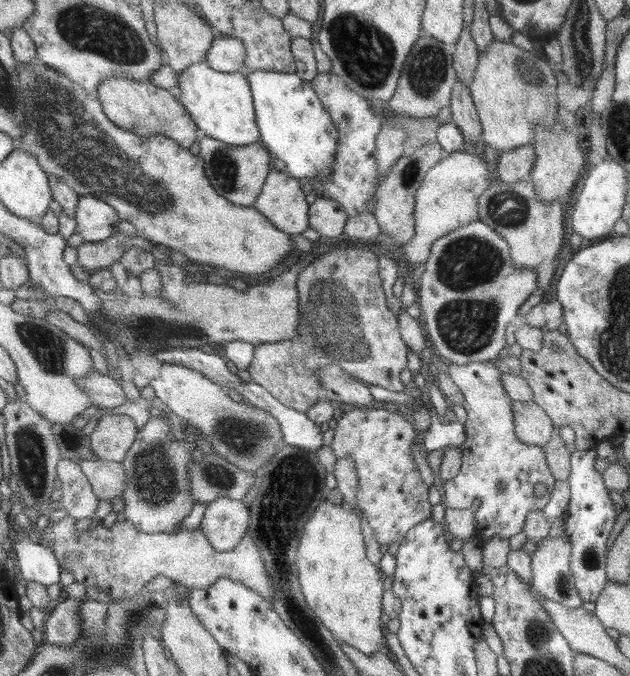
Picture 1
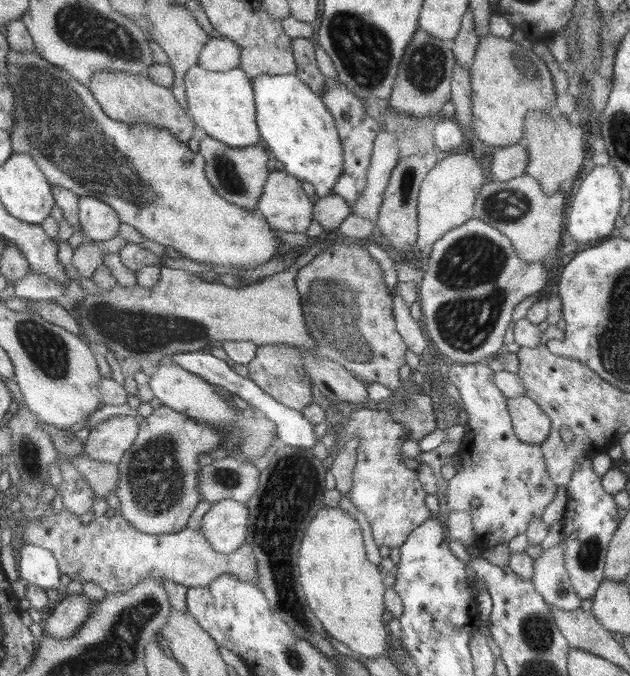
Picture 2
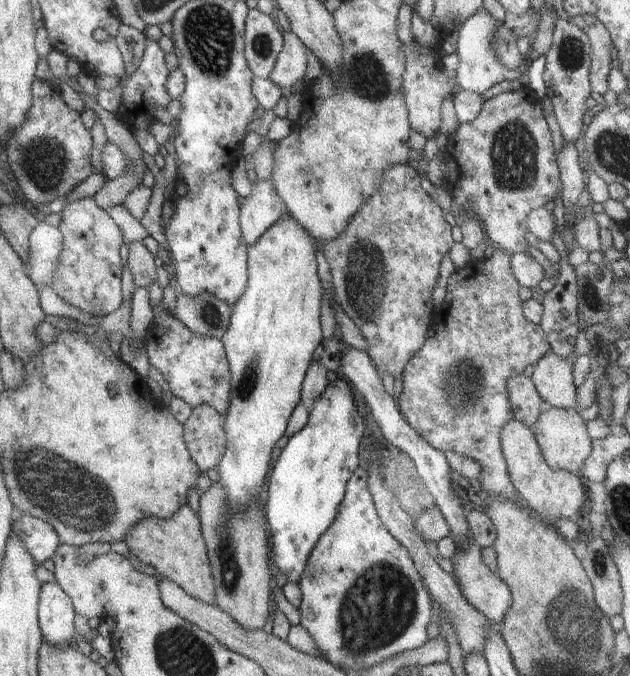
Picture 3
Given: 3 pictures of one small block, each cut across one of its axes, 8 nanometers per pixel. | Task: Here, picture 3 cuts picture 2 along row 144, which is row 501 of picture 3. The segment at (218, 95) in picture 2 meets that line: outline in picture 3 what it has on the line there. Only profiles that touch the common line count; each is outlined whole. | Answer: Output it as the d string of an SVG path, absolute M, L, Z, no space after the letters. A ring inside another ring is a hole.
M292 215L280 217L247 248L247 289L233 304L228 330L221 338L231 370L231 399L223 420L227 447L220 464L214 469L220 475L216 483L227 492L227 503L233 513L256 503L260 486L270 470L272 448L284 436L290 415L301 403L307 368L314 350L324 338L320 322L323 288L317 273L315 248L311 234Z

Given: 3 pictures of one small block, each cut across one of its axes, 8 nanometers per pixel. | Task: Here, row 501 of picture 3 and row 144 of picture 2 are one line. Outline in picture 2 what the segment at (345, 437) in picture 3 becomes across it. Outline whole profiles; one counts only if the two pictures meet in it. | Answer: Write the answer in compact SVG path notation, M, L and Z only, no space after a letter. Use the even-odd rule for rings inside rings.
M262 74L251 81L256 124L261 138L268 144L268 152L283 162L284 171L289 175L312 184L317 198L328 196L344 168L344 149L334 119L324 101L295 74Z

